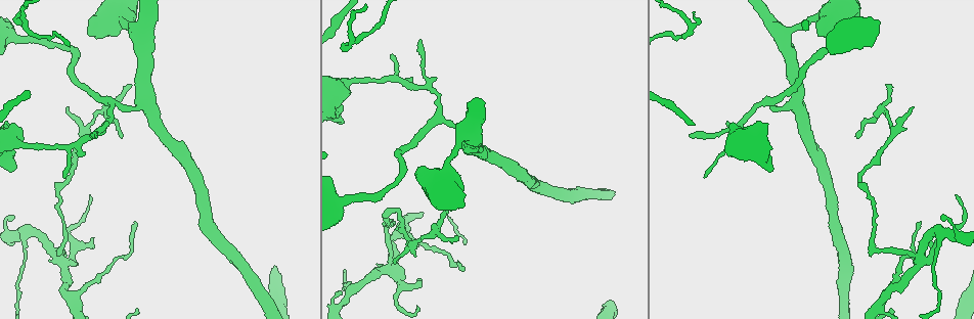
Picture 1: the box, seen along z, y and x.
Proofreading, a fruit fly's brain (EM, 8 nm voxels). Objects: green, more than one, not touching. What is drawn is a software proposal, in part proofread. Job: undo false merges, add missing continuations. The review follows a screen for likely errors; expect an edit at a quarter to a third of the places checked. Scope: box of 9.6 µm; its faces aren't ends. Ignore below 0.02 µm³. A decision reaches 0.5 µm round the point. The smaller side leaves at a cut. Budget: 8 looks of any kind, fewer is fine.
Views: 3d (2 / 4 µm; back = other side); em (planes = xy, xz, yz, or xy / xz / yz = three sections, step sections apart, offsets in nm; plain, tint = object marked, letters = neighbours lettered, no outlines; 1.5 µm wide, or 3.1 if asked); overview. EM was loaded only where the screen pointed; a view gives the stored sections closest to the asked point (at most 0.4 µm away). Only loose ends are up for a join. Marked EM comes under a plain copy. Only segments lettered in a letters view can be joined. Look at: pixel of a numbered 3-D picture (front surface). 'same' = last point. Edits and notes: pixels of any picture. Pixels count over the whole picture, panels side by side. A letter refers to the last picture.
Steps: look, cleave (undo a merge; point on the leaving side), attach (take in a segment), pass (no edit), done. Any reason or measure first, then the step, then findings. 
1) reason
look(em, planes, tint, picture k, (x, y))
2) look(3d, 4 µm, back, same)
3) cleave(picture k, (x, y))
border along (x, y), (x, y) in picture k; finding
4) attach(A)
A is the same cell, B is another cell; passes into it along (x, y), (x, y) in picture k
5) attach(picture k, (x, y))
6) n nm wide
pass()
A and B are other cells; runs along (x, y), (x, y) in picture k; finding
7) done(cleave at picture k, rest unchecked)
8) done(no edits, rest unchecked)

tapers out
look(em, xz, step 4, letters, picture 1, (856, 135))

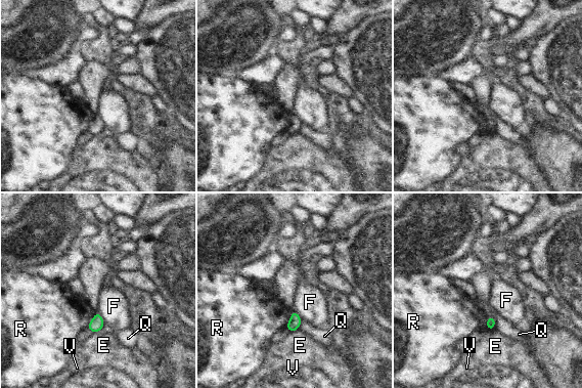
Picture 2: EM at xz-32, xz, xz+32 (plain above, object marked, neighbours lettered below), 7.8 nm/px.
look(em, yz, step 8, letters, same)

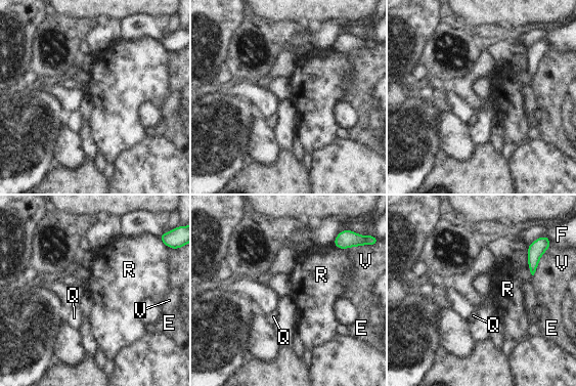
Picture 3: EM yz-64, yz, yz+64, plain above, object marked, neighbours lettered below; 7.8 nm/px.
pass()
E, F, Q, R and V are other cells; border along (544, 236), (551, 245) in picture 3; no lettered segment goes on from it

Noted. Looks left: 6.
look(em, planes, tint, picture 1, (421, 40))

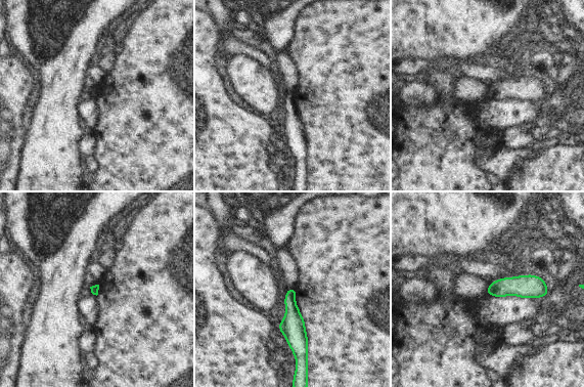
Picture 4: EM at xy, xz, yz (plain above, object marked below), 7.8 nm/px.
look(em, planes, letters, same)

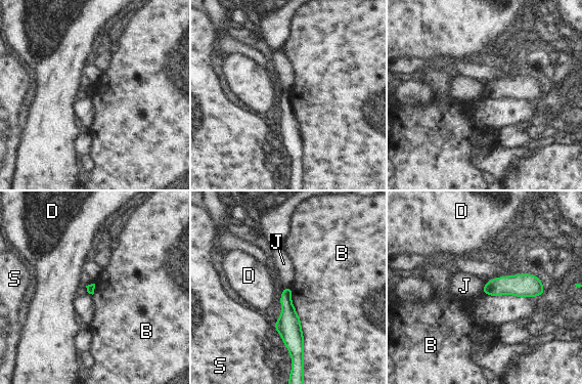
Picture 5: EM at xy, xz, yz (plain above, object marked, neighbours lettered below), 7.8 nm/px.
pass()
B, D, J and S are other cells; none of them fits

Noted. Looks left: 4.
stops while still wide
look(3d, 4 µm, back, picture 1, (421, 168))

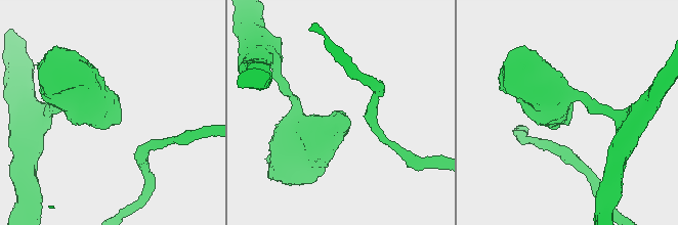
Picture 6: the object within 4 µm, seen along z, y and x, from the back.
need the tissue
look(em, yz, step 8, letters, picture 6, (569, 122))

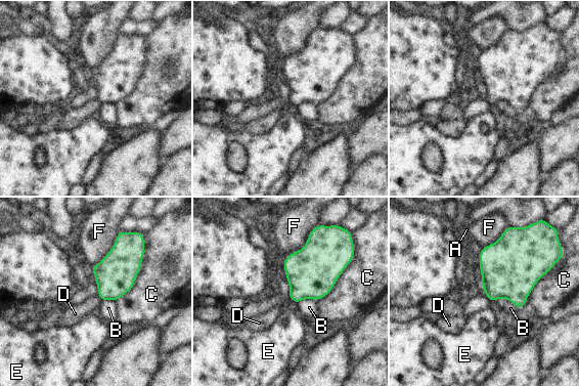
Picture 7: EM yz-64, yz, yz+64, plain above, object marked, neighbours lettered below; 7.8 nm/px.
look(em, planes, letters, same)

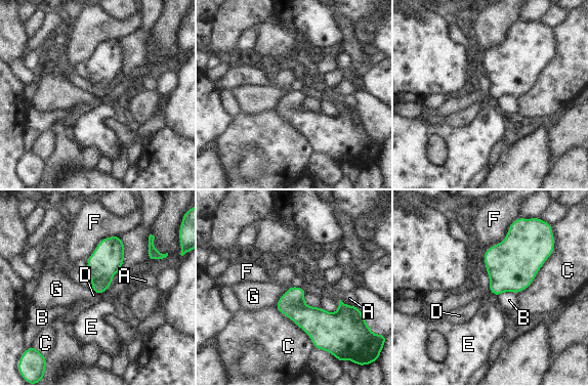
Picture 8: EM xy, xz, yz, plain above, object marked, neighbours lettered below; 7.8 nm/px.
pass()
A, B, C, D, E, F and G are other cells; border along (491, 292), (495, 295) in picture 8; no lettered segment goes on from it

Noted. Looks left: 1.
done(no edits, rest unchecked)

